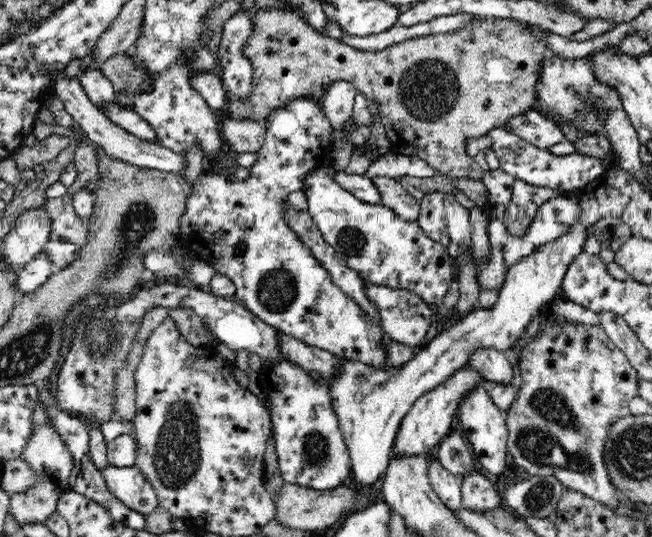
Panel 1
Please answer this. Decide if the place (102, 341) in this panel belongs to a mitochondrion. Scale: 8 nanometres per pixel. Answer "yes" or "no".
yes

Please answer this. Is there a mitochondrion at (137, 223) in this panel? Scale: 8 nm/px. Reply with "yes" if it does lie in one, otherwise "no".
yes

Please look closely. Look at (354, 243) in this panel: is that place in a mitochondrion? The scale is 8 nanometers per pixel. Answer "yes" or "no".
yes

